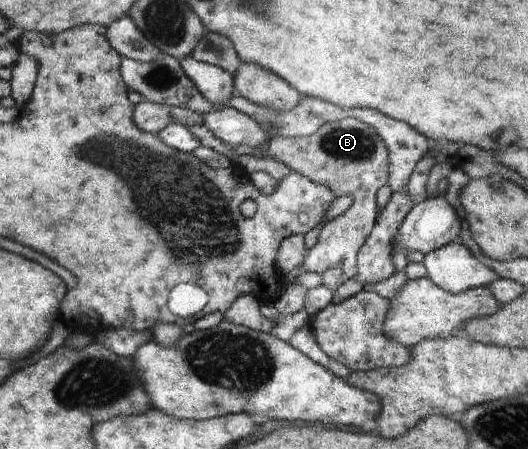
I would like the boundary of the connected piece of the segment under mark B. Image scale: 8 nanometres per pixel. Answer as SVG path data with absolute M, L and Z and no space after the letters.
M347 117L325 123L309 136L271 136L264 154L264 157L285 163L291 172L329 187L335 195L347 195L353 199L347 212L323 225L317 244L309 250L305 262L296 271L299 274L323 274L328 268L339 267L348 279L355 279L359 249L374 227L379 212L377 191L390 180L390 157L385 140L374 127L363 124L358 118Z

